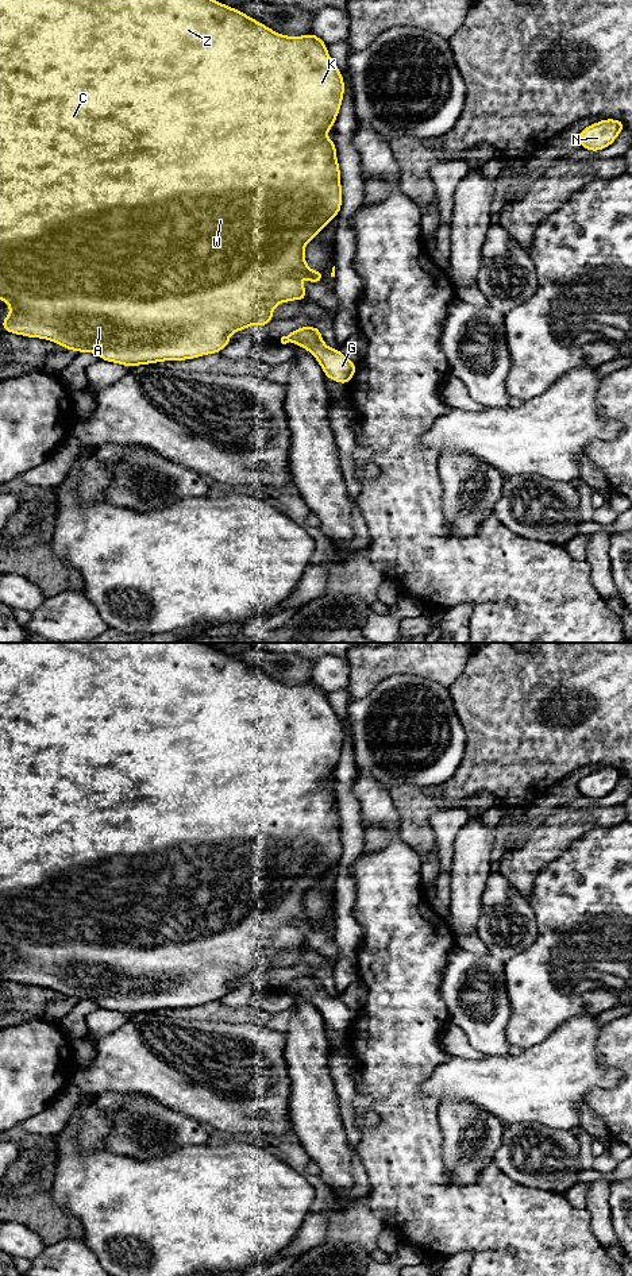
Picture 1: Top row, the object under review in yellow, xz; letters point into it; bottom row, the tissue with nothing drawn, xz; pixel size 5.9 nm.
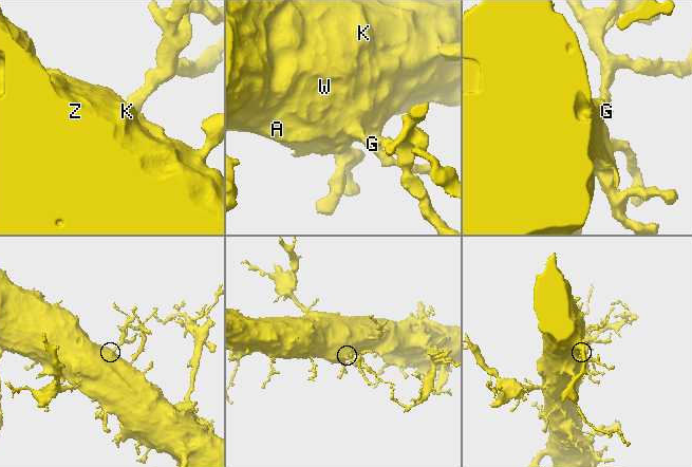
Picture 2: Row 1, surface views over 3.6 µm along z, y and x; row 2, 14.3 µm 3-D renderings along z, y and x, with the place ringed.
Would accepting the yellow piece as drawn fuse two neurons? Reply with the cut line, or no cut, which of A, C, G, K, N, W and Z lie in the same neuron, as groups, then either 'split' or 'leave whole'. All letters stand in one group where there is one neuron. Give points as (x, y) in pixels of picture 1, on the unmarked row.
no cut; A C G K N W Z; leave whole

